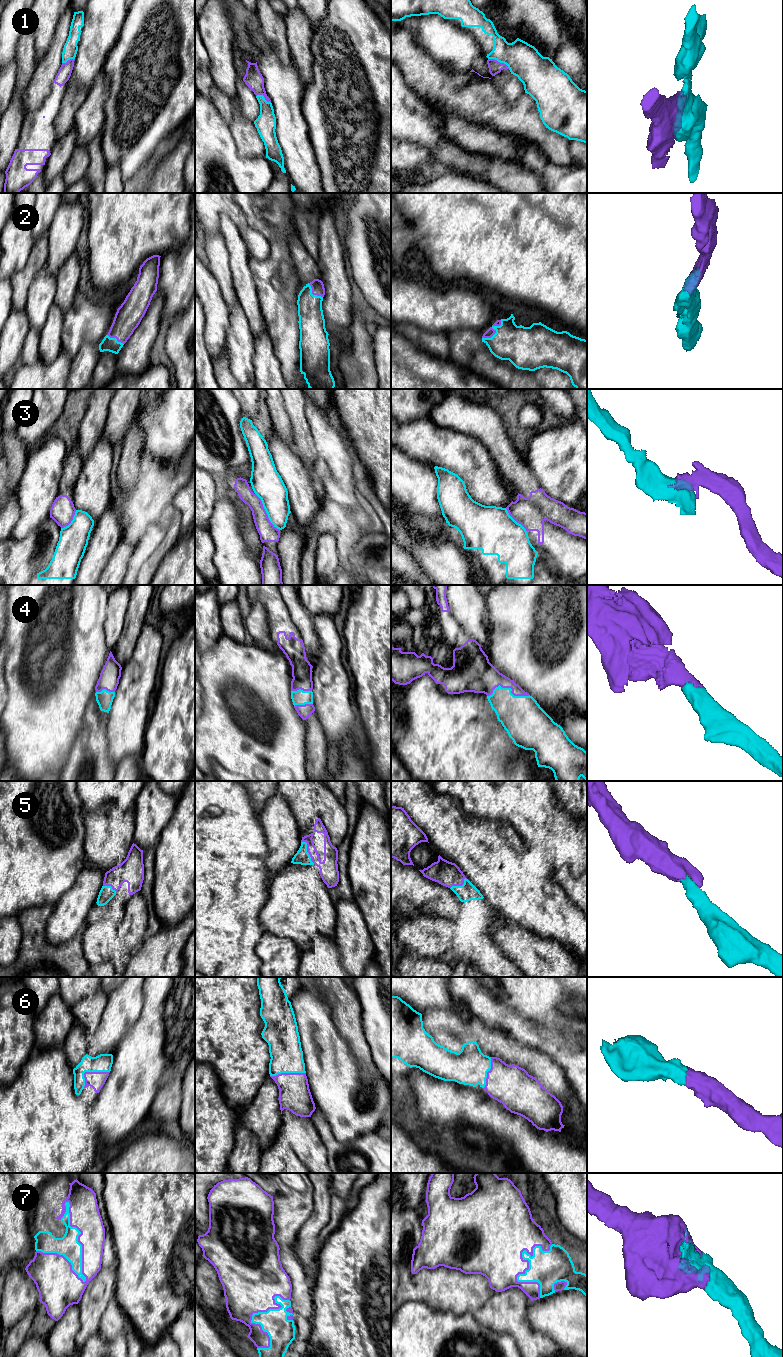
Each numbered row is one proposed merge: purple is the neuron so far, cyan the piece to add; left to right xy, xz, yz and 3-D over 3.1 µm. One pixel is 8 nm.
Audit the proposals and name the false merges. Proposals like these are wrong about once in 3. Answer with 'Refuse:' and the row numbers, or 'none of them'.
Refuse: 1, 3

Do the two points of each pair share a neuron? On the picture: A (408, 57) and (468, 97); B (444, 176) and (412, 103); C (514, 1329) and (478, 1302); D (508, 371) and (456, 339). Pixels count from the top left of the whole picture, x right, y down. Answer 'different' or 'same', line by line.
A: same
B: different
C: same
D: same

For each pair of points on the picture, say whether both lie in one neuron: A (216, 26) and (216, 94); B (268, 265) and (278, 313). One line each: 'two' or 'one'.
A: two
B: one

